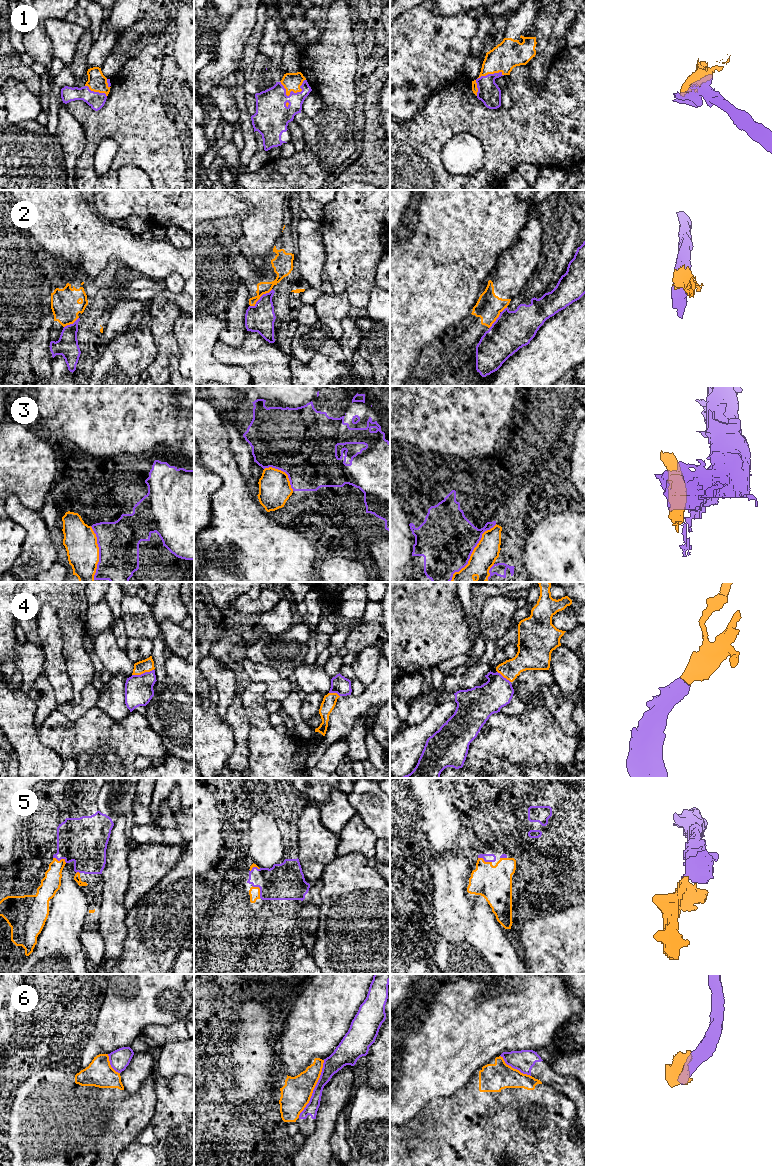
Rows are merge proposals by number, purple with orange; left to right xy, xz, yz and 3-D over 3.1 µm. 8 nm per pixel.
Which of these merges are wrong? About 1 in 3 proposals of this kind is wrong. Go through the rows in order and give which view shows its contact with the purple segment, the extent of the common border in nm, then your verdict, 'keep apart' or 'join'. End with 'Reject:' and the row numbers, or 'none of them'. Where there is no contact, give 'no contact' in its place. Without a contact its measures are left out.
1: yz | 280 nm | join
2: xz | 240 nm | keep apart
3: yz | 600 nm | keep apart
4: xy | 180 nm | join
5: xz | 120 nm | join
6: xz | 500 nm | keep apart
Reject: 2, 3, 6

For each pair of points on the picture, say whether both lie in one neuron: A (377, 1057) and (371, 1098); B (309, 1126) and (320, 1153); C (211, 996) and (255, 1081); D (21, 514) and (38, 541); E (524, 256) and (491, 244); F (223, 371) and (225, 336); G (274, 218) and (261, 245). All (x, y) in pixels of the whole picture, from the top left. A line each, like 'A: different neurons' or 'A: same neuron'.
A: different neurons
B: different neurons
C: same neuron
D: same neuron
E: different neurons
F: different neurons
G: same neuron

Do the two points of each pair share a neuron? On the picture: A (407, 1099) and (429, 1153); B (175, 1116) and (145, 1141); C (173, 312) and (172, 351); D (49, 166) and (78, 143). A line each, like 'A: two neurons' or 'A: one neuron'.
A: two neurons
B: one neuron
C: one neuron
D: two neurons

